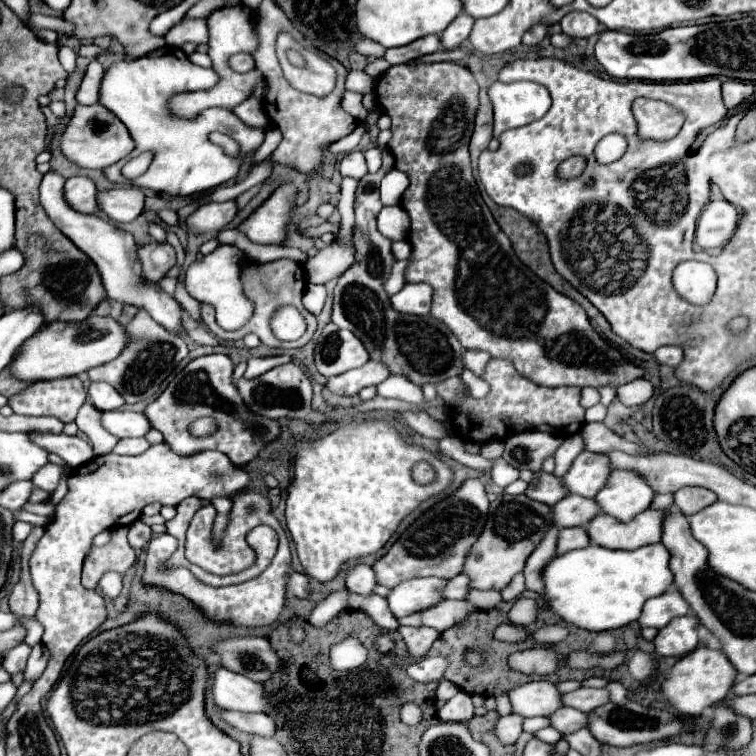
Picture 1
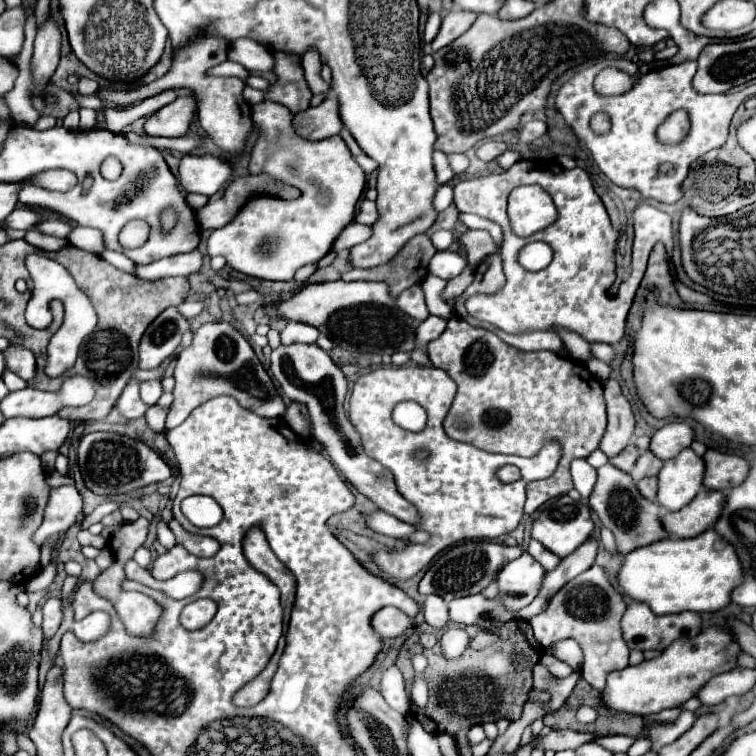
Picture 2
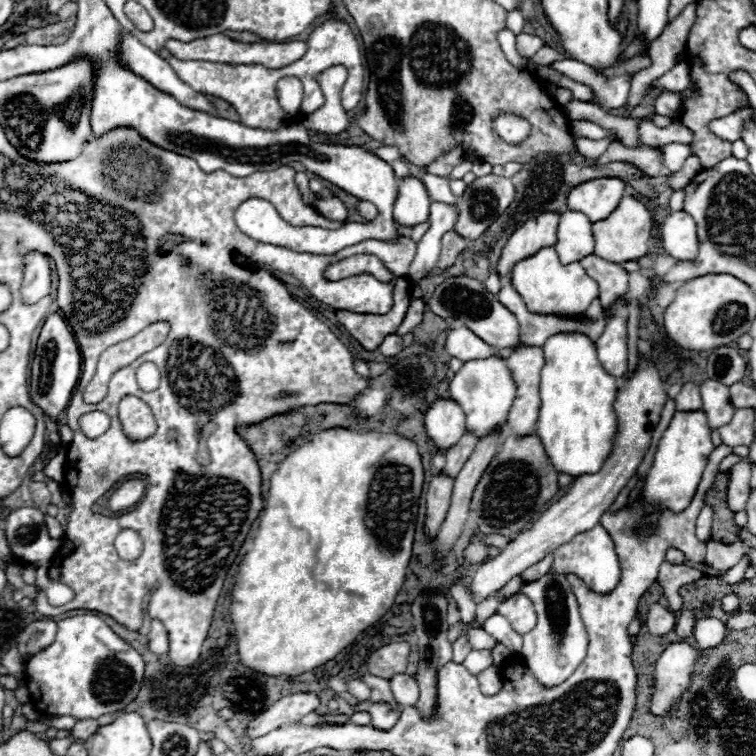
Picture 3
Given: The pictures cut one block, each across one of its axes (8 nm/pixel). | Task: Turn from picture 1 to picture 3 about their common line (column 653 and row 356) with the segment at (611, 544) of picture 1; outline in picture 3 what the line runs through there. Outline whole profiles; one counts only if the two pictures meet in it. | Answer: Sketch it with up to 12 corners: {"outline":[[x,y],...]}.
{"outline":[[520,346],[506,362],[518,386],[506,422],[514,434],[538,420],[538,346]]}

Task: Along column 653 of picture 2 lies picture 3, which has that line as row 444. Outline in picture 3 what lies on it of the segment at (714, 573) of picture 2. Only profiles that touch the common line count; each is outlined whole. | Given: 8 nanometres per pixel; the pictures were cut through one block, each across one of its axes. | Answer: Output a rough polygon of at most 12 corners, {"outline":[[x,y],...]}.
{"outline":[[586,334],[542,350],[536,434],[558,472],[594,474],[616,378]]}

